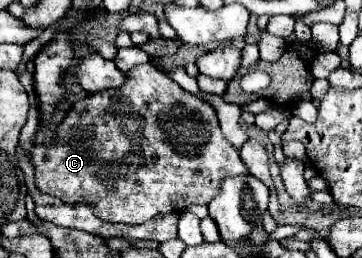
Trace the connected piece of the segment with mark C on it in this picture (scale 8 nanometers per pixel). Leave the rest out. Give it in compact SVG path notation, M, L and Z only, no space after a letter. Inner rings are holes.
M152 63L128 71L128 81L122 87L106 89L78 101L56 129L56 139L48 145L38 143L32 147L32 163L36 169L36 187L42 193L66 203L92 203L100 219L130 225L140 225L172 211L180 213L188 205L206 205L218 195L220 183L226 177L248 175L238 149L222 135L214 107L184 91Z

